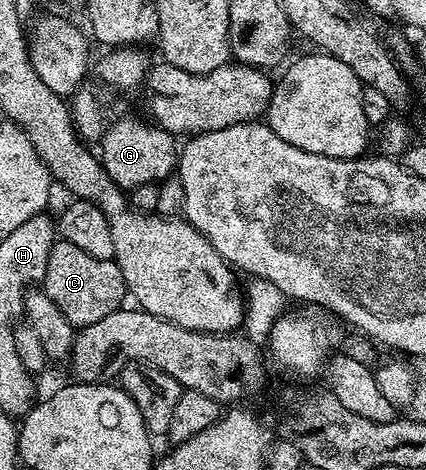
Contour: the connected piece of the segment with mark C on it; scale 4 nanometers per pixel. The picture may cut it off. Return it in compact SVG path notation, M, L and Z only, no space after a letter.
M62 239L54 243L47 258L43 291L77 330L99 322L99 318L107 318L107 314L116 312L127 300L125 279L116 260L91 258L87 250L79 250L79 246Z

